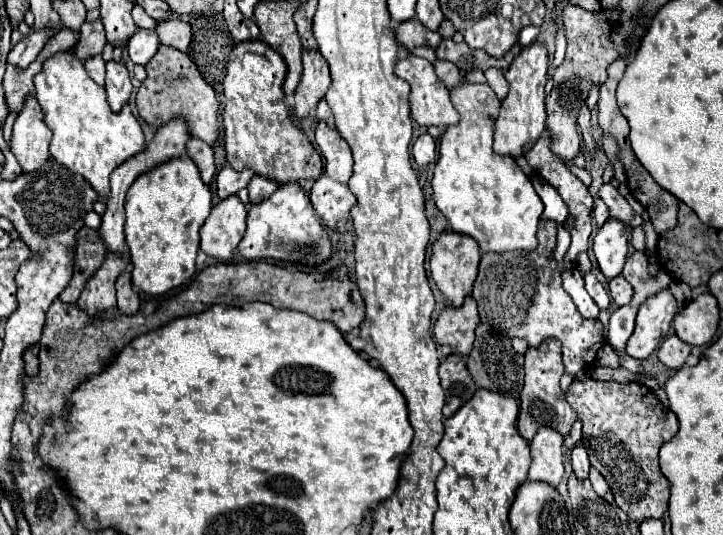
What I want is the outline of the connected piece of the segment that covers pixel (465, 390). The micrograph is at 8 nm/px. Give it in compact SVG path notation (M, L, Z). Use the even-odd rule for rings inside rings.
M453 352L453 354L449 354L447 358L441 360L439 378L441 378L441 386L445 390L443 416L449 418L473 396L477 386L467 372L463 354L457 354L457 352Z

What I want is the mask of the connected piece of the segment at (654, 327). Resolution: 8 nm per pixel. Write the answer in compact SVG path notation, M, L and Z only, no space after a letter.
M663 288L661 292L649 296L639 306L635 330L627 340L625 352L633 358L647 358L659 346L659 342L665 340L675 314L677 302L669 288Z

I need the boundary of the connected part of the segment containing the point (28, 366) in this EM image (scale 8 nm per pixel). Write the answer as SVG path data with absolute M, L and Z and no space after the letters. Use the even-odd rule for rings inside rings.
M35 344L35 346L29 346L25 352L23 352L23 362L25 362L25 372L29 374L29 376L35 376L37 374L37 366L39 366L39 358L37 358L37 354L39 354L39 344Z

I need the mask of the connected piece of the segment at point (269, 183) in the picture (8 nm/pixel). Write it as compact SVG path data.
M255 174L255 176L251 178L249 186L247 186L251 204L257 204L257 202L269 198L269 196L277 190L277 186L279 186L277 182L273 182L273 180L269 180L269 178L263 178L263 176L257 176L257 174Z

